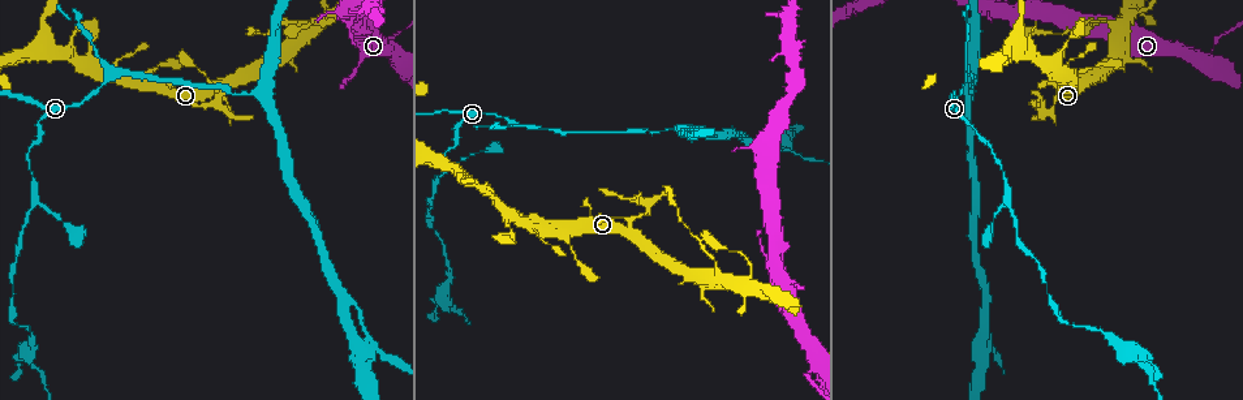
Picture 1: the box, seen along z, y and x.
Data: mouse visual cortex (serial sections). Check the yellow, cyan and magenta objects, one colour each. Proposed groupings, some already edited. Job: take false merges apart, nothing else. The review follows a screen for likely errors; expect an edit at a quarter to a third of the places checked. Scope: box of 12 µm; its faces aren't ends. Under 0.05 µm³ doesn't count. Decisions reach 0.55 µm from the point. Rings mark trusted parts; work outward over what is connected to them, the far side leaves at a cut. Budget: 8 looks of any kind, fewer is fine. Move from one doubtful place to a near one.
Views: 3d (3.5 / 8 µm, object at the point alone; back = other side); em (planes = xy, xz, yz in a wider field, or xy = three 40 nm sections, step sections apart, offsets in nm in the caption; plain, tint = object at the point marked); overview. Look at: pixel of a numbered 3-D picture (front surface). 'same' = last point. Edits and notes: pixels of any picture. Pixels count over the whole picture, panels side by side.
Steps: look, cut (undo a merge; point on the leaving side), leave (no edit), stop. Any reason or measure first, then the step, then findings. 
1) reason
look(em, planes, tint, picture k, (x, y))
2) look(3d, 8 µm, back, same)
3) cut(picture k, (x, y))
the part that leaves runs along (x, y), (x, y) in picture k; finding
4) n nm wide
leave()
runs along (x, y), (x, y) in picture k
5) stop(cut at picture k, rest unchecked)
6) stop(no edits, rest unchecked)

sharp bend
look(3d, 3.5 µm, picture 1, (805, 378))

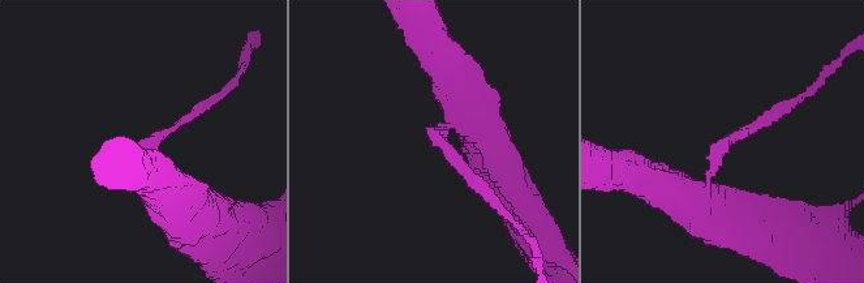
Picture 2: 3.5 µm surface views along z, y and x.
look(em, xy, step 5, tint, picture 2, (145, 148))

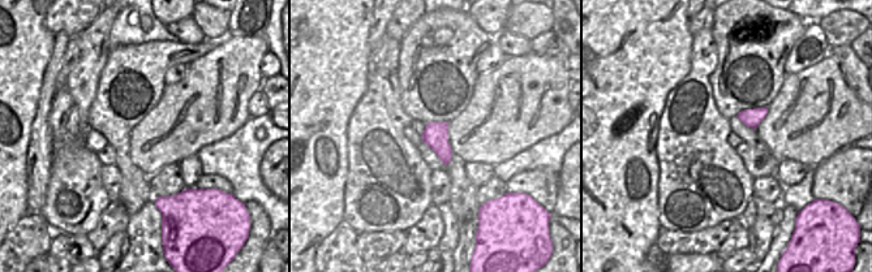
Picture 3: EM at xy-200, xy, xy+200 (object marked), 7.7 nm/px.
look(em, xy, step 3, tint, same)

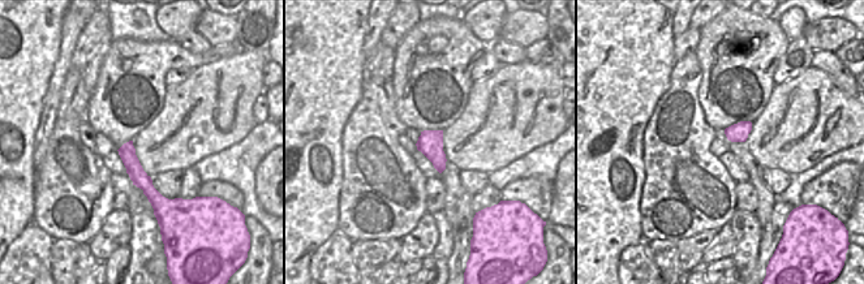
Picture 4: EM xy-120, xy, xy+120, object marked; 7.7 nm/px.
cut(picture 2, (446, 148))
border along (151, 183), (142, 189) in picture 4; a second cell is stuck on

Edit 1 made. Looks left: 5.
redraw
look(overview)

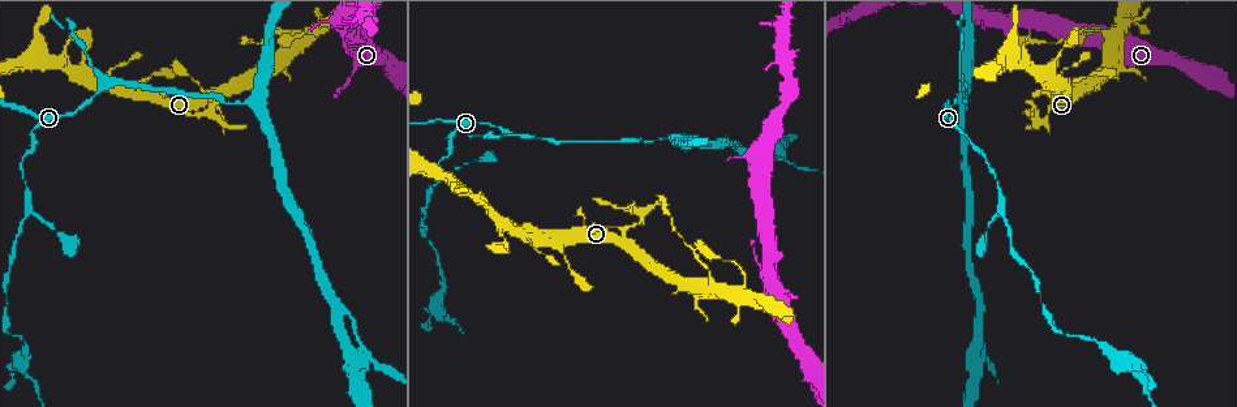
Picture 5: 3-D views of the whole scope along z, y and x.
look(3d, 3.5 µm, picture 5, (1000, 209))

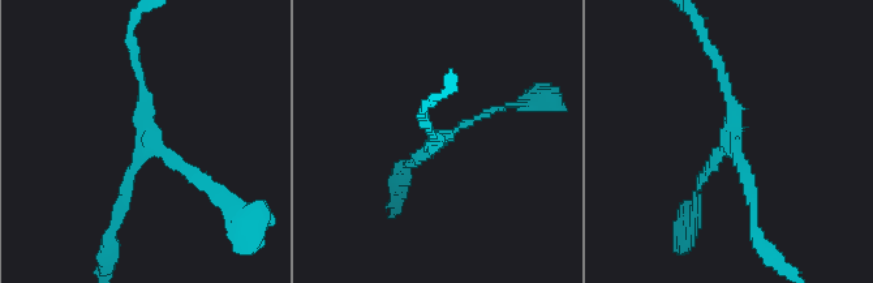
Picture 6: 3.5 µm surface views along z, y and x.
shape alone is not enough
look(em, xy, step 3, tint, picture 6, (146, 146))

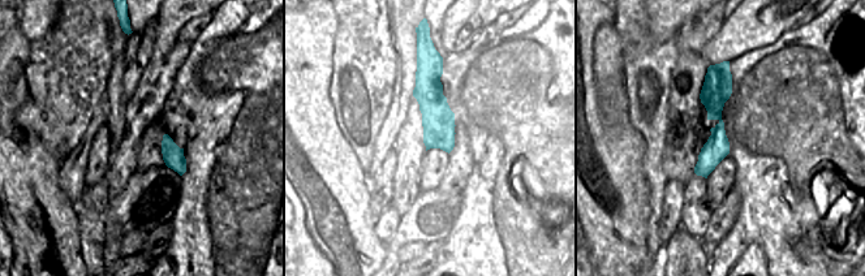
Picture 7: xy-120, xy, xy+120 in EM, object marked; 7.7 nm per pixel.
look(em, xy, step 2, tint, same)

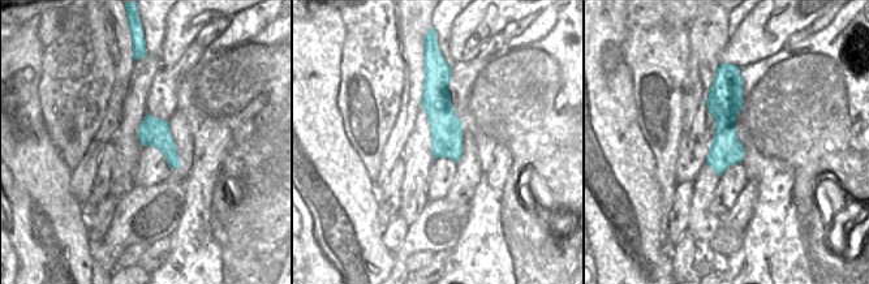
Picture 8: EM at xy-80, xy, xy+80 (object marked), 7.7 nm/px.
260 nm wide
leave()
runs along (725, 77), (725, 151), (718, 170) in picture 8; all the same cell

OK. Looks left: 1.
stop(cut at picture 2, rest unchecked)

